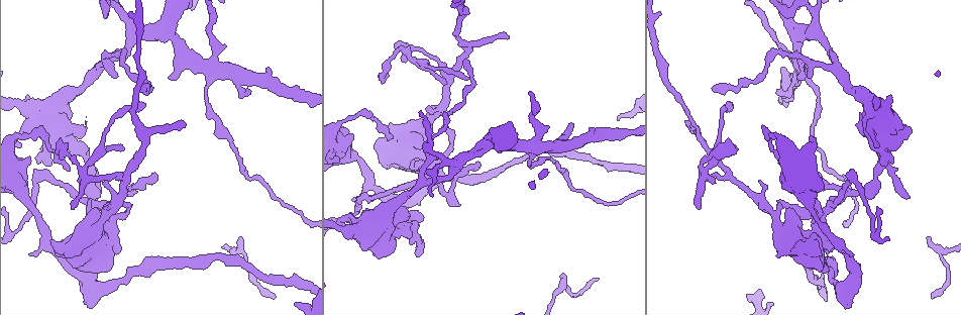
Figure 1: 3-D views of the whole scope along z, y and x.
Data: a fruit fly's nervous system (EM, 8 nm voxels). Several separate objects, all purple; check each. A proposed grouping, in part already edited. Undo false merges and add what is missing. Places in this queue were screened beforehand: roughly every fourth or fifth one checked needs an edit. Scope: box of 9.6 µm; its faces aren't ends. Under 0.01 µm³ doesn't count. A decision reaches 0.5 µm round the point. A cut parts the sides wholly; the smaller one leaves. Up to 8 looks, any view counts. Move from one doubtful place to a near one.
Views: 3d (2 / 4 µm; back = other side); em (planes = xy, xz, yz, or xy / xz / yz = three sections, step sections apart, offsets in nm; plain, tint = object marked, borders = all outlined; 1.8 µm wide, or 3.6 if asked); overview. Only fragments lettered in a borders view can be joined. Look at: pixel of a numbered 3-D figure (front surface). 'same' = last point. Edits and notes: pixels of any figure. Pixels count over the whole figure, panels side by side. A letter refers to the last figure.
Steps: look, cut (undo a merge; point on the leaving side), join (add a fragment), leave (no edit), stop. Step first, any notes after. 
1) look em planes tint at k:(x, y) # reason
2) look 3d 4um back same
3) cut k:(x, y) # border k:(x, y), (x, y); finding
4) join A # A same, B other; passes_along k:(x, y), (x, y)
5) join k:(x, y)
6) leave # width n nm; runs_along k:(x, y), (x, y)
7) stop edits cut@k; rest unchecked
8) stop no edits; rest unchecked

look 3d 4um at 1:(93, 286)

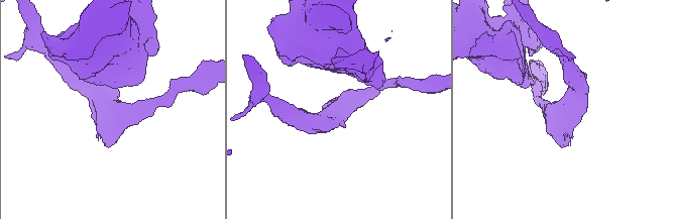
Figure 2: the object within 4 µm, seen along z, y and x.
look em xy step 4 tint at 2:(339, 112)

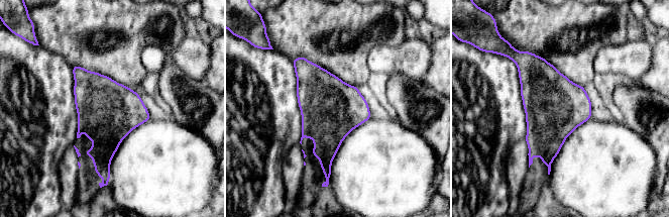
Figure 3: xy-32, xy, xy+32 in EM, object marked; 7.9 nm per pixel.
look em planes borders same

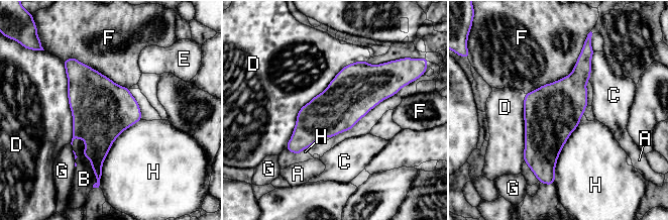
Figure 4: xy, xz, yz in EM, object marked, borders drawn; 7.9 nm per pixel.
join B # A other, B same, C other, D other, E other, F other, G other, H other; passes_along 4:(98, 127), (87, 156), (84, 179); it goes on there

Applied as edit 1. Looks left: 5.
look em planes tint at 1:(874, 230) # abrupt turn

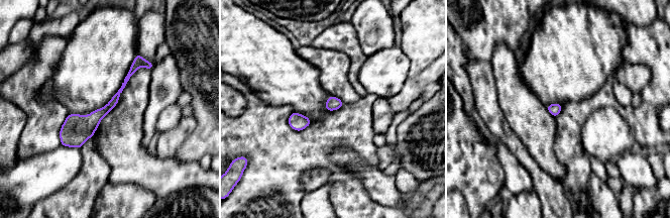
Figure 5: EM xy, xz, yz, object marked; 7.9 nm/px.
look em planes borders same

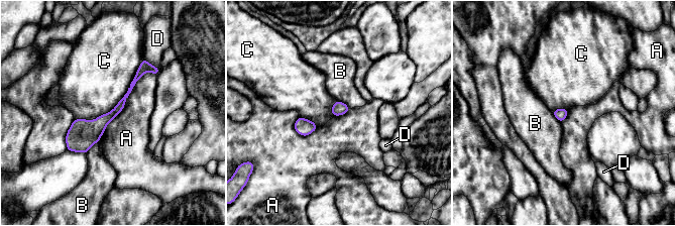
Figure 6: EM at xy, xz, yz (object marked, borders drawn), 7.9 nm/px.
leave # A other, B other, C other, D other; border 6:(155, 74), (137, 81), (100, 138); one neuron here

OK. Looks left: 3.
look em planes borders at 1:(408, 215) # an open end

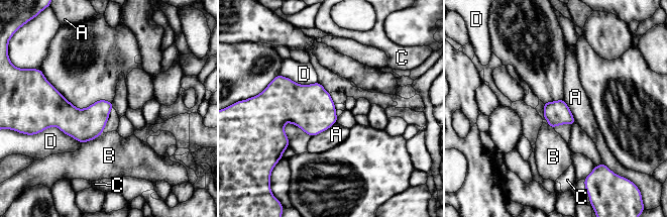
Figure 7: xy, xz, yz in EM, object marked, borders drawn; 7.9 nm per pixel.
leave # A other, B other, C other, D other; border 7:(336, 121), (328, 128), (311, 137); no lettered fragment goes on from it

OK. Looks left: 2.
look em xz step 8 borders at 1:(30, 158) # free end

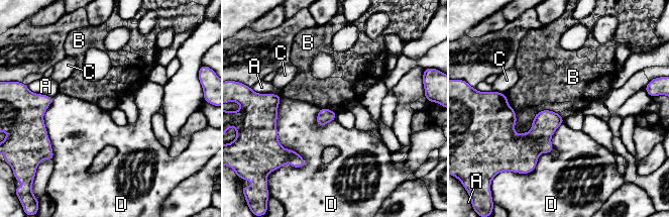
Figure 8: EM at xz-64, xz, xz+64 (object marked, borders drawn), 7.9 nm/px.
look em planes borders same # cut it another way

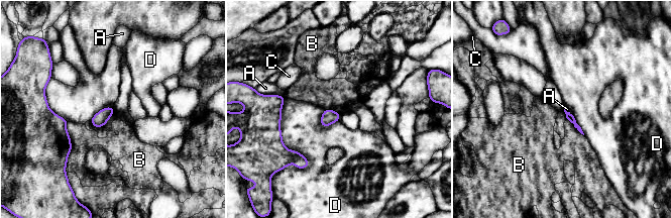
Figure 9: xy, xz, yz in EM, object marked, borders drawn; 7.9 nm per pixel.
leave # A other, B other, C other, D other; none of them fits

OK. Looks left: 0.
stop edits join@4; rest unchecked

